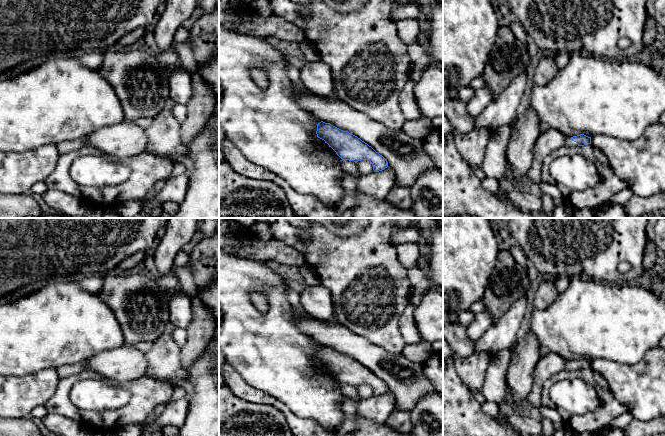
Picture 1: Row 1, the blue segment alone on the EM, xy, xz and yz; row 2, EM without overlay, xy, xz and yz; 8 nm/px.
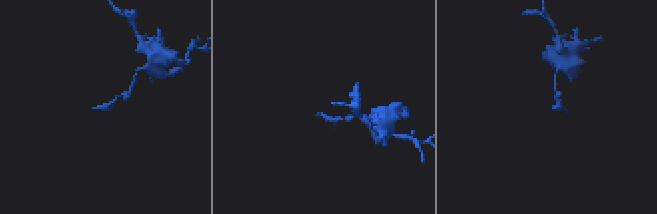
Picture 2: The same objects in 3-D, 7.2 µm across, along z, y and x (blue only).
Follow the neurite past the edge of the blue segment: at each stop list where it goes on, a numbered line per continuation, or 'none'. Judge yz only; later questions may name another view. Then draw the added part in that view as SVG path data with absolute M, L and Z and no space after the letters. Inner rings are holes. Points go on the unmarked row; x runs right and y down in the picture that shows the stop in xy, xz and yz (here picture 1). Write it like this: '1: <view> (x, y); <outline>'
1: yz (569, 366); M571 361L566 362L565 369L568 371L574 371L574 372L579 371L578 368L571 363Z

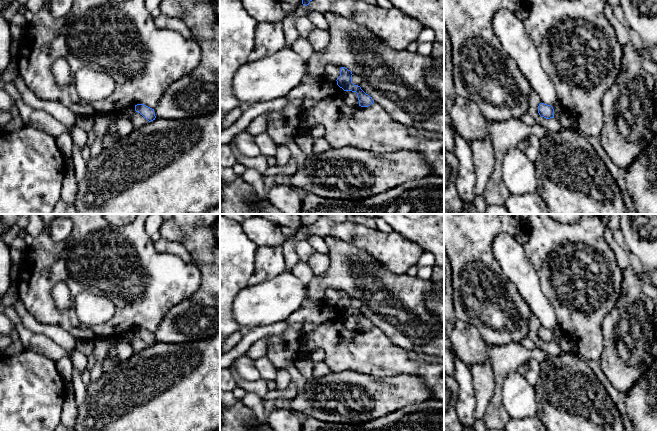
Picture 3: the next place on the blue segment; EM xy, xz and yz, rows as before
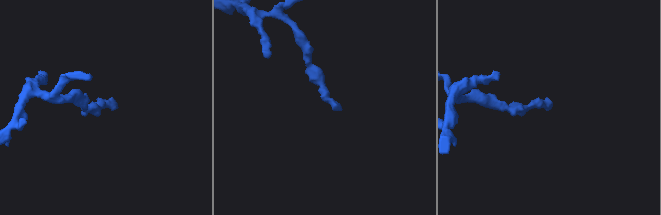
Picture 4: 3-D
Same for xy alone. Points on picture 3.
1: xy (137, 343); M134 335L131 340L131 346L133 347L134 352L138 353L138 352L144 350L149 345L146 342L144 342L140 337Z

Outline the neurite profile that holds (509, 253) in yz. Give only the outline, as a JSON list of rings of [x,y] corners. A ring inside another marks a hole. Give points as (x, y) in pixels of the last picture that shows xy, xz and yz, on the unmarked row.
[[[500,234],[495,238],[492,250],[503,273],[538,317],[542,327],[551,329],[554,342],[559,343],[563,333],[556,321],[555,309],[545,296],[538,272],[528,260],[524,247],[515,236]]]

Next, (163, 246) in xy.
[[[161,238],[154,242],[154,247],[160,254],[173,254],[178,256],[185,263],[191,262],[191,256],[187,249],[180,243]]]

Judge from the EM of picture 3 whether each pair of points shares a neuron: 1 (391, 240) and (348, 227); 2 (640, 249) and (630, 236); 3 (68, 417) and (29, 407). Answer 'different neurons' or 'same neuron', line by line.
1: same neuron
2: same neuron
3: different neurons

